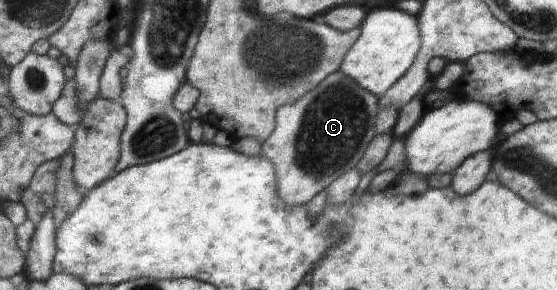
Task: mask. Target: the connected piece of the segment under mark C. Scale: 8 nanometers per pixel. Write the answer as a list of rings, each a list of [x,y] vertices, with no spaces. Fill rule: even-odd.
[[[337,70],[317,86],[317,90],[305,94],[301,102],[283,105],[276,114],[276,128],[271,136],[262,142],[260,155],[273,161],[276,169],[278,194],[286,205],[305,205],[313,196],[327,189],[342,174],[355,168],[364,153],[367,152],[371,139],[376,135],[376,118],[379,109],[379,97]]]

